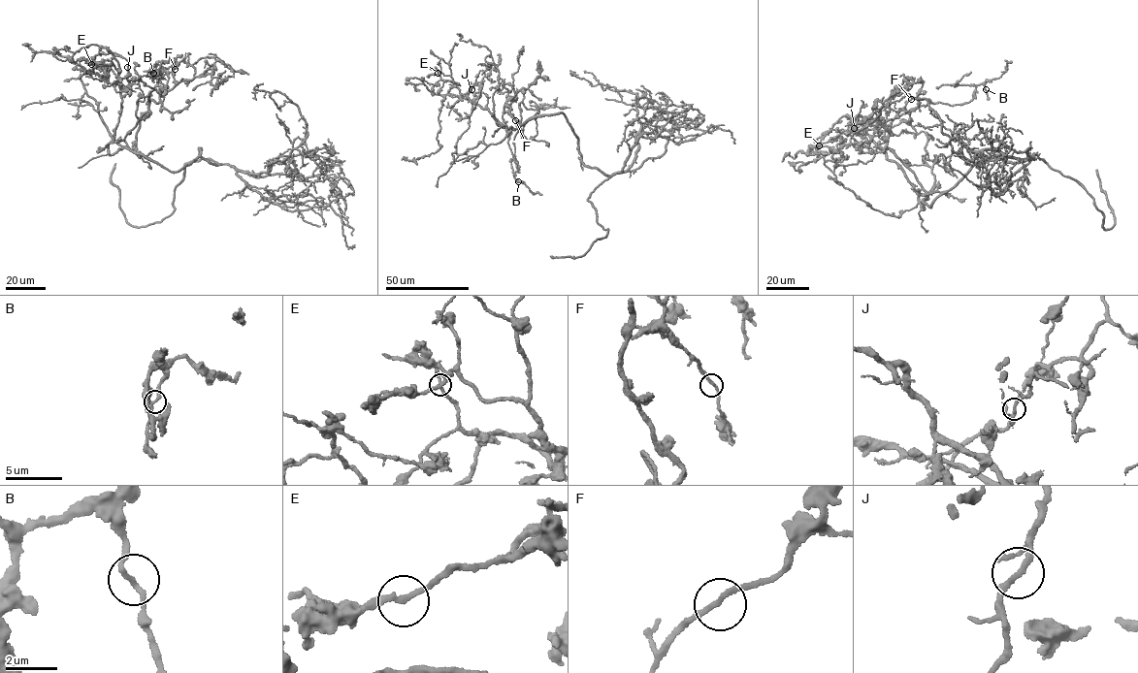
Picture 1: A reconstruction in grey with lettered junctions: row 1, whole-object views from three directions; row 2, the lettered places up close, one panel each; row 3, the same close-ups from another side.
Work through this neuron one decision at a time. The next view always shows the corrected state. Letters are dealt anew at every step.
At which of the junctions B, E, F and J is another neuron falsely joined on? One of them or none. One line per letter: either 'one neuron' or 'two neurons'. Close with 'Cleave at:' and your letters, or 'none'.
B: two neurons
E: one neuron
F: one neuron
J: one neuron
Cleave at: B

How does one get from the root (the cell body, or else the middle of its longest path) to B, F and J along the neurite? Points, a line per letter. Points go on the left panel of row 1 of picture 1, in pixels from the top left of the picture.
B: (190, 163), (171, 171), (136, 151), (142, 115), (159, 101), (162, 74), (152, 80), (153, 73)
F: (190, 163), (171, 171), (136, 151), (142, 115), (147, 112), (150, 101), (159, 101), (157, 76), (175, 69)
J: (190, 163), (172, 171), (124, 147), (110, 154), (109, 144), (122, 109), (118, 81), (129, 89), (127, 67)

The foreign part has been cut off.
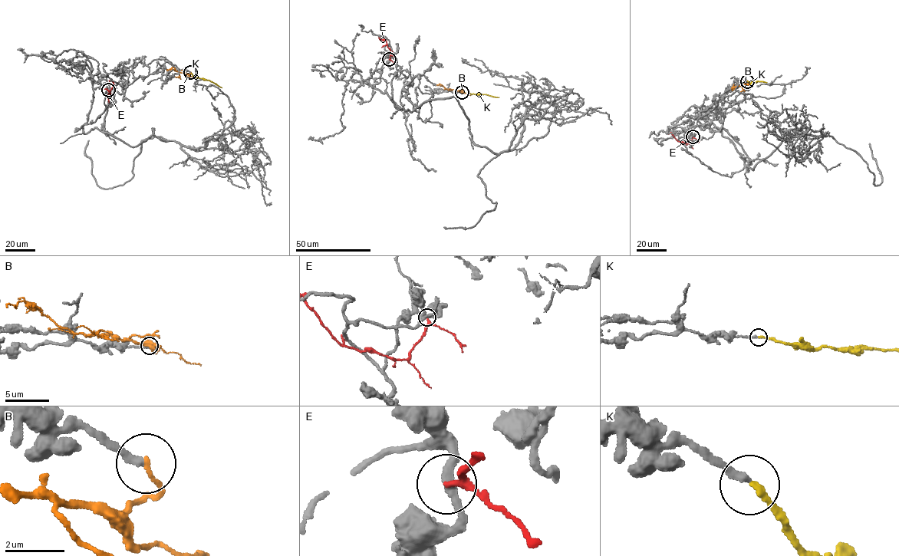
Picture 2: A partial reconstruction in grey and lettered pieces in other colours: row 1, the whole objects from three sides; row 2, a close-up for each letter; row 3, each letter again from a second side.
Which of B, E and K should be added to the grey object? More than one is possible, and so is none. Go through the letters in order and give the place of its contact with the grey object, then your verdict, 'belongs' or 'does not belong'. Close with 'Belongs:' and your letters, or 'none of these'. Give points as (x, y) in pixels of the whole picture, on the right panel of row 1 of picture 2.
B: contact (747, 80); does not belong
E: contact (693, 136); does not belong
K: contact (747, 81); belongs
Belongs: K

